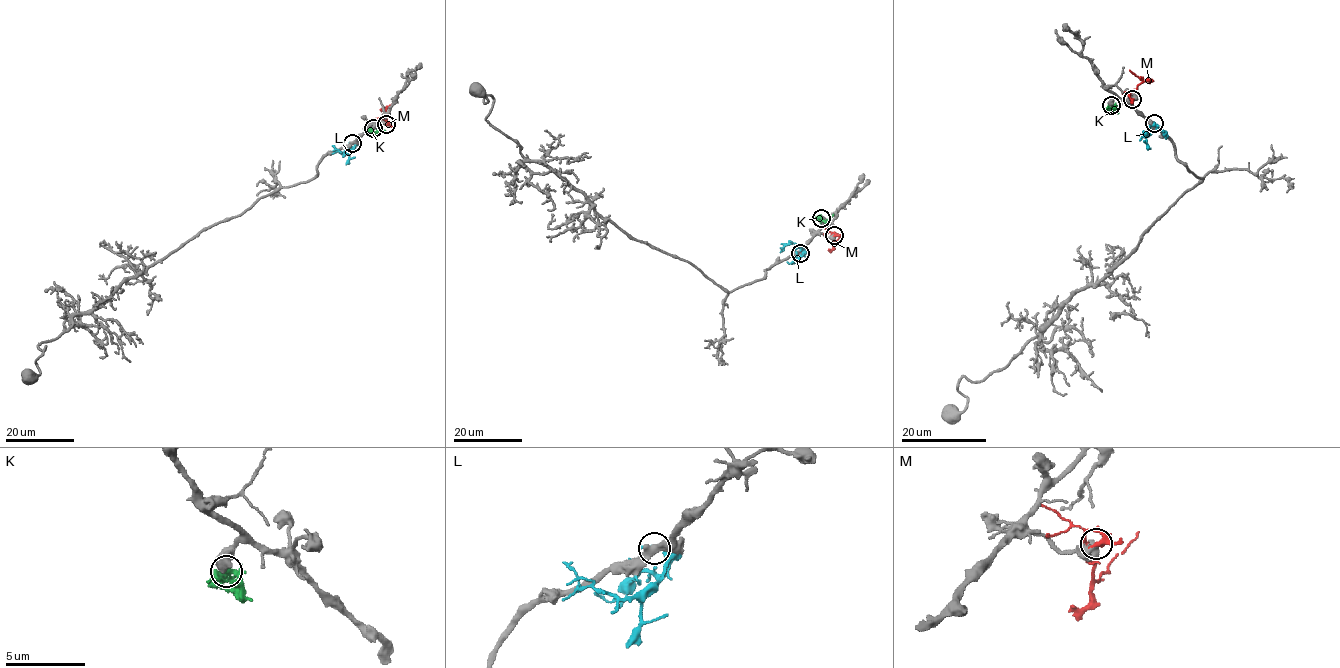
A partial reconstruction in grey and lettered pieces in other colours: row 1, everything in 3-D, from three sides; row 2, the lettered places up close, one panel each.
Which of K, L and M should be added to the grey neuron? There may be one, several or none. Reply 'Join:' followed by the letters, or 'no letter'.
Join: no letter

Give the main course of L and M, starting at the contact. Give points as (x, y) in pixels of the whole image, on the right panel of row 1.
L: (1154, 122), (1142, 136), (1154, 127)
M: (1132, 99), (1129, 94), (1142, 81), (1129, 70)

